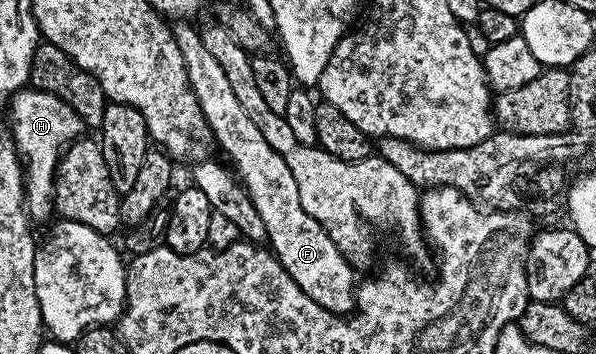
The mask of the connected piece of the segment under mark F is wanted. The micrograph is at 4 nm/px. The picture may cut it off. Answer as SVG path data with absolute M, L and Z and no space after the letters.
M179 21L173 27L175 40L185 61L189 85L201 105L208 132L213 139L215 135L220 149L227 154L226 162L241 180L247 196L261 215L270 250L285 273L289 273L289 277L293 277L293 281L297 281L300 289L313 297L321 309L332 311L334 315L350 316L357 307L357 278L351 272L354 271L352 264L339 252L337 245L333 245L323 226L313 221L305 209L301 209L297 181L293 181L293 173L289 165L285 165L285 157L281 157L281 153L277 153L277 149L273 149L265 137L261 137L261 129L253 125L249 113L245 113L237 102L237 96L229 86L221 65L217 65L209 49L205 49L202 34L191 26L190 22Z

